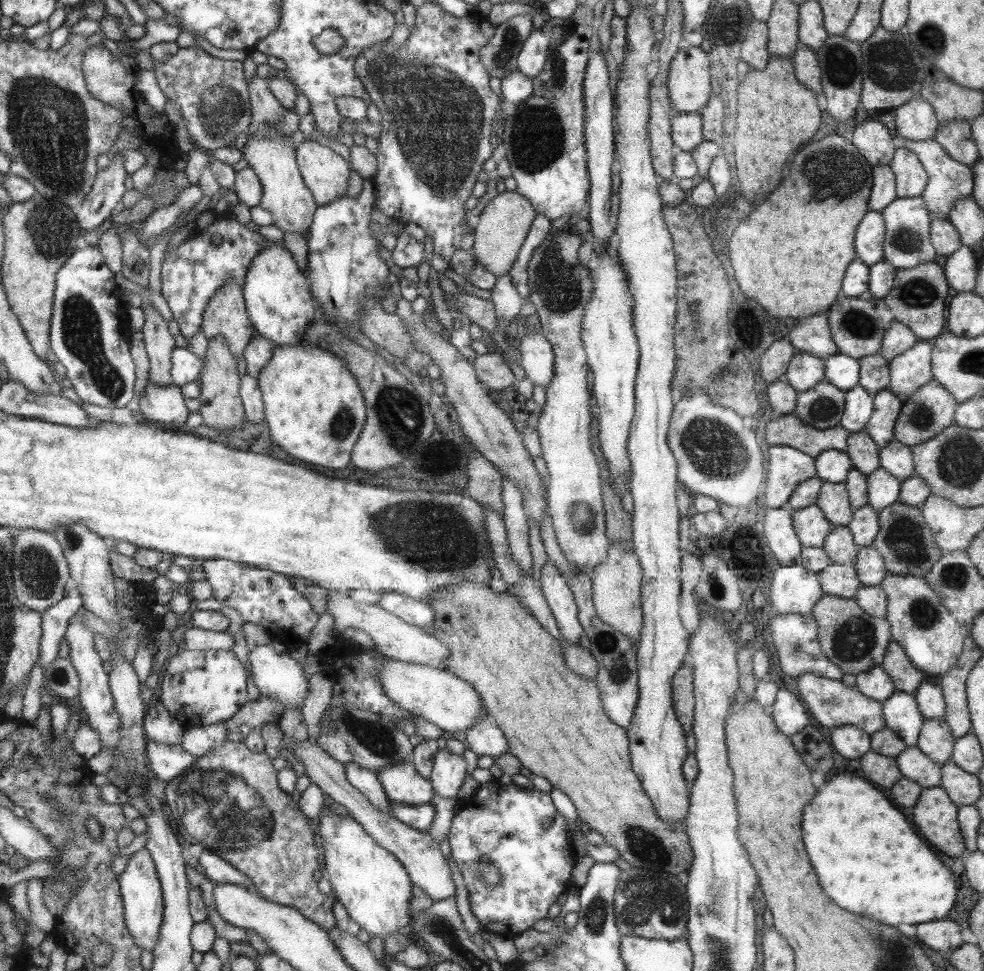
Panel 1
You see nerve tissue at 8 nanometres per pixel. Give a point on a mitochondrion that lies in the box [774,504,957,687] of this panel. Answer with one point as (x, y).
(903, 538)

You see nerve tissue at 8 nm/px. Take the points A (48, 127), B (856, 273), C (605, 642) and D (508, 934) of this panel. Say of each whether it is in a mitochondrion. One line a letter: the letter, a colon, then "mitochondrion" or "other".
A: mitochondrion
B: other
C: mitochondrion
D: other

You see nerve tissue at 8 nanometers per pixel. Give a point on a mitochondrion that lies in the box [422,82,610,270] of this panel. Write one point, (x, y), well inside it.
(531, 154)

